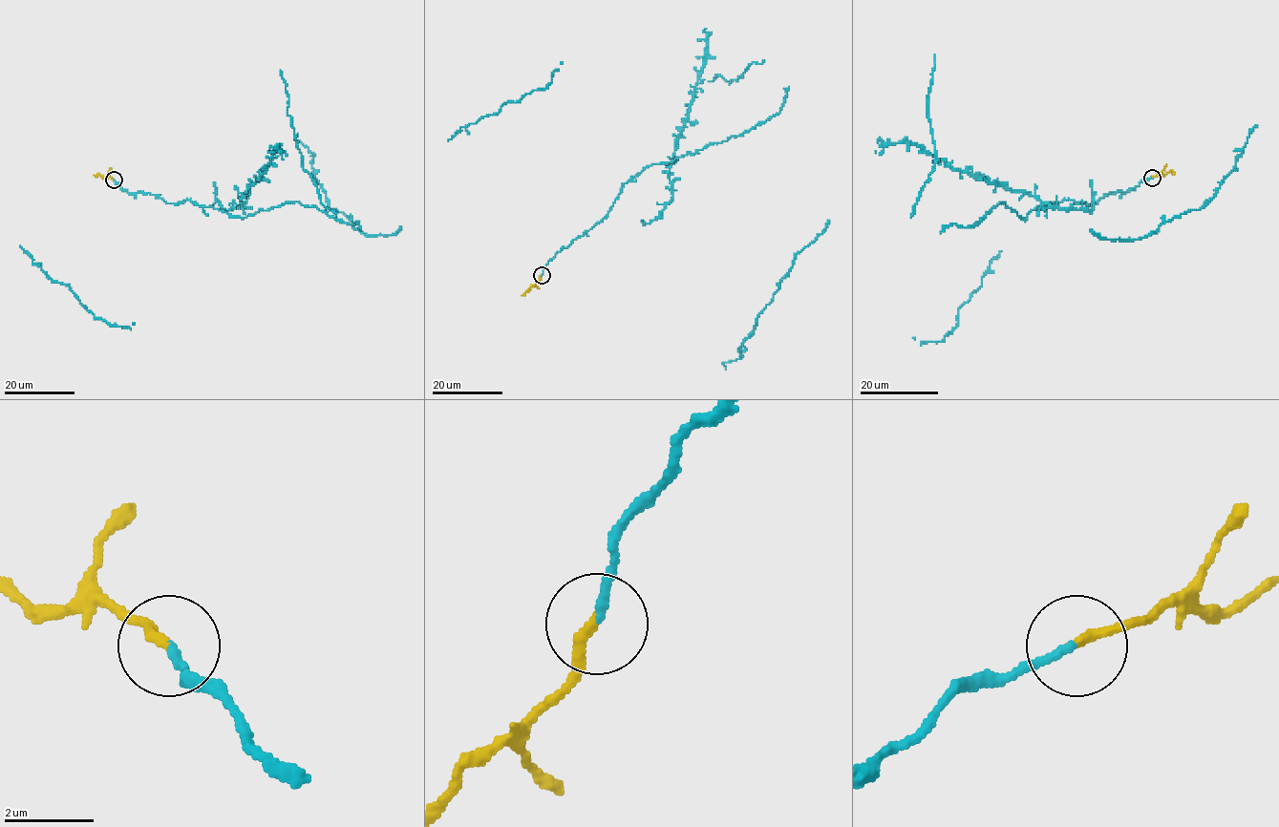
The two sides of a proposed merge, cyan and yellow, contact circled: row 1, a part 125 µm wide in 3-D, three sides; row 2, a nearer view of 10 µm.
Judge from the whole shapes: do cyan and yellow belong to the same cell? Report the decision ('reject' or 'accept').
reject

